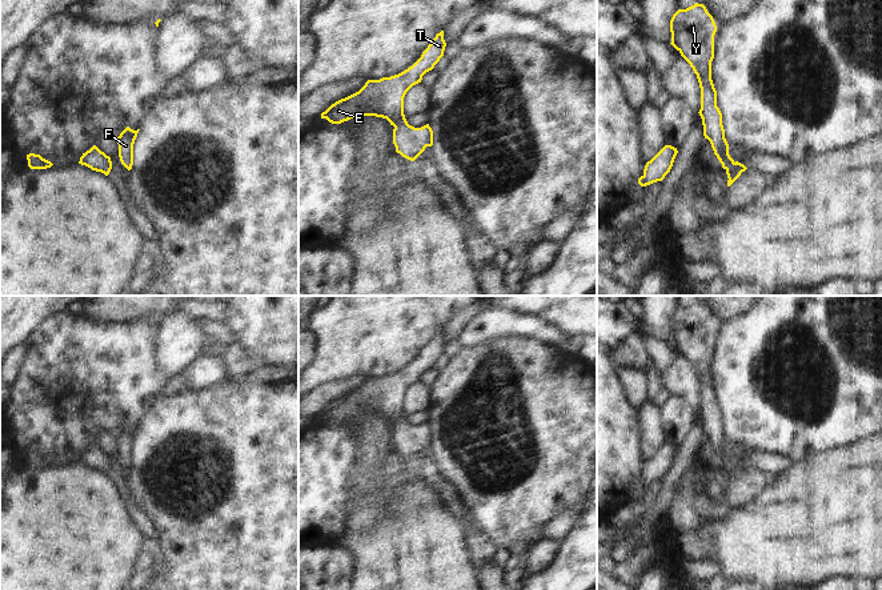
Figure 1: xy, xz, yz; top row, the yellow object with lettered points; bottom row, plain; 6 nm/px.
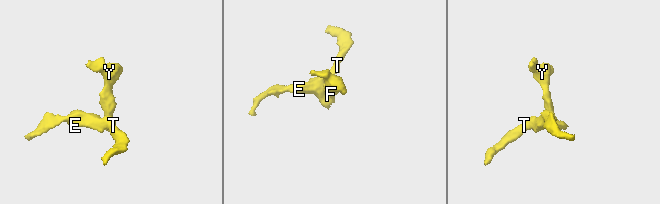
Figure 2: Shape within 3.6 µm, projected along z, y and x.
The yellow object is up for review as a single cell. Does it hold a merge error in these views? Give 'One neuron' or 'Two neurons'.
One neuron.

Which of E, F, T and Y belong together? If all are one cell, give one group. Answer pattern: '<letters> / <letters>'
E F T Y

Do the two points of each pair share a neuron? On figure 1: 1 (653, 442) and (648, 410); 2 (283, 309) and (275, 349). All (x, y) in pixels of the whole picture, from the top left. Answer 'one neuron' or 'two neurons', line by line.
1: one neuron
2: one neuron

